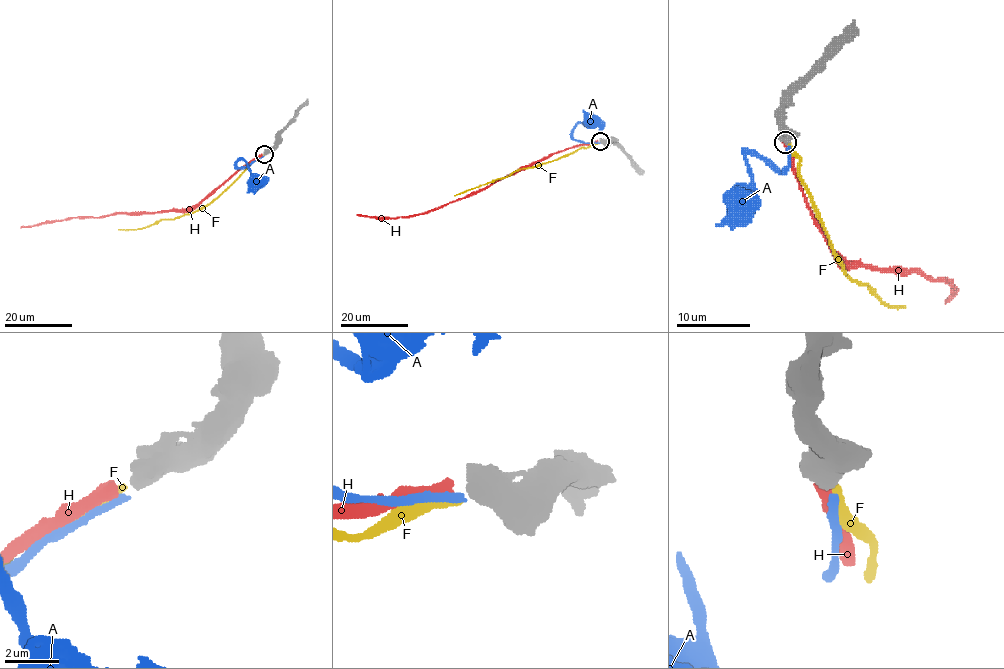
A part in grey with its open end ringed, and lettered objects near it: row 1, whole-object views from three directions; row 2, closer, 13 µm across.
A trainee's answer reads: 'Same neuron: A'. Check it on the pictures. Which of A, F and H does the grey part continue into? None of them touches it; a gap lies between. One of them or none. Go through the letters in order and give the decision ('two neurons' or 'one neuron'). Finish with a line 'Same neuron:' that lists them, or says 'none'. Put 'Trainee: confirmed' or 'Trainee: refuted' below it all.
A: two neurons
F: two neurons
H: one neuron
Same neuron: H
Trainee: refuted

